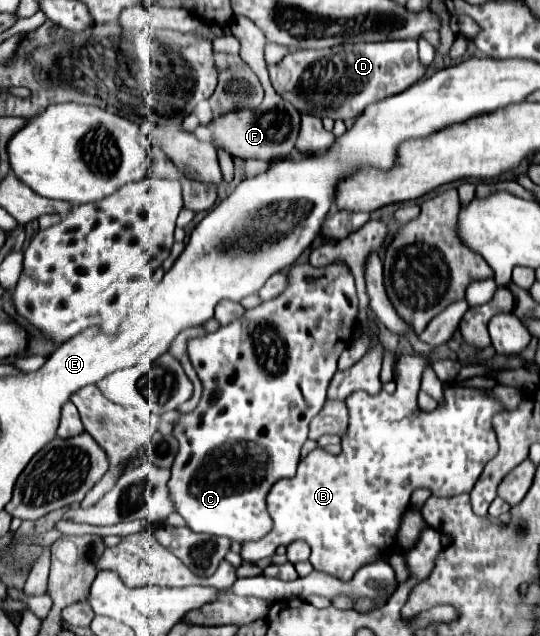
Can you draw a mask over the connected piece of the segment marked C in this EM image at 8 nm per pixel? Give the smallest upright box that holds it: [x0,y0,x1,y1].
[168,262,358,542]

